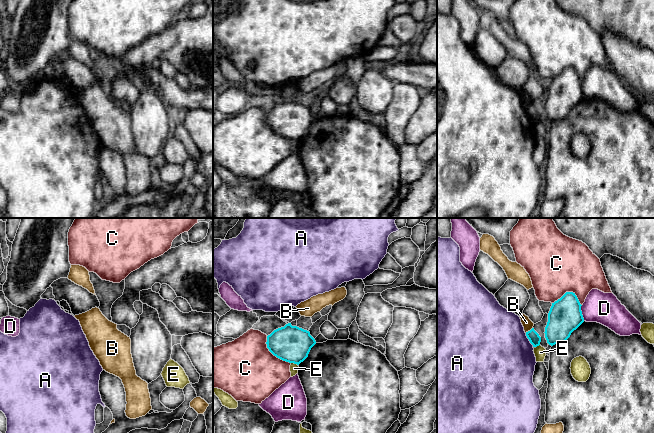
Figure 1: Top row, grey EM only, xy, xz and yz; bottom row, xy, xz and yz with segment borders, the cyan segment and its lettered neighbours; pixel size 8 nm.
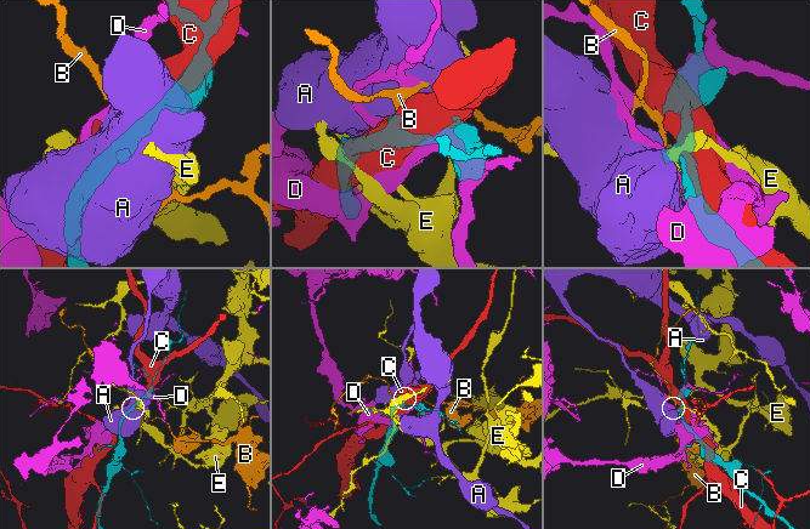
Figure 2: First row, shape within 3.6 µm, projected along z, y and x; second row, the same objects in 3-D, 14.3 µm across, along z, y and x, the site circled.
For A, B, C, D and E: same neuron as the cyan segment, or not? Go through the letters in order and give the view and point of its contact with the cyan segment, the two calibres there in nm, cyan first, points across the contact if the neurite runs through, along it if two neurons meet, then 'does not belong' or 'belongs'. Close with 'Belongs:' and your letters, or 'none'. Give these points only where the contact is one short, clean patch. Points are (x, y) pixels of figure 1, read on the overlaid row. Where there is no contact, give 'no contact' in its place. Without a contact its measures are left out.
A: contact yz (529, 340); calibres 90 and 500 nm; border yz (525, 333), (533, 346); does not belong
B: contact yz (528, 331); calibres 90 and 80 nm; border yz (532, 327), (525, 332); does not belong
C: contact xz (273, 354); calibres 300 and 480 nm; does not belong
D: contact yz (581, 313); calibres 260 and 260 nm; does not belong
E: contact xz (294, 363); calibres 300 and 70 nm; does not belong
Belongs: none

